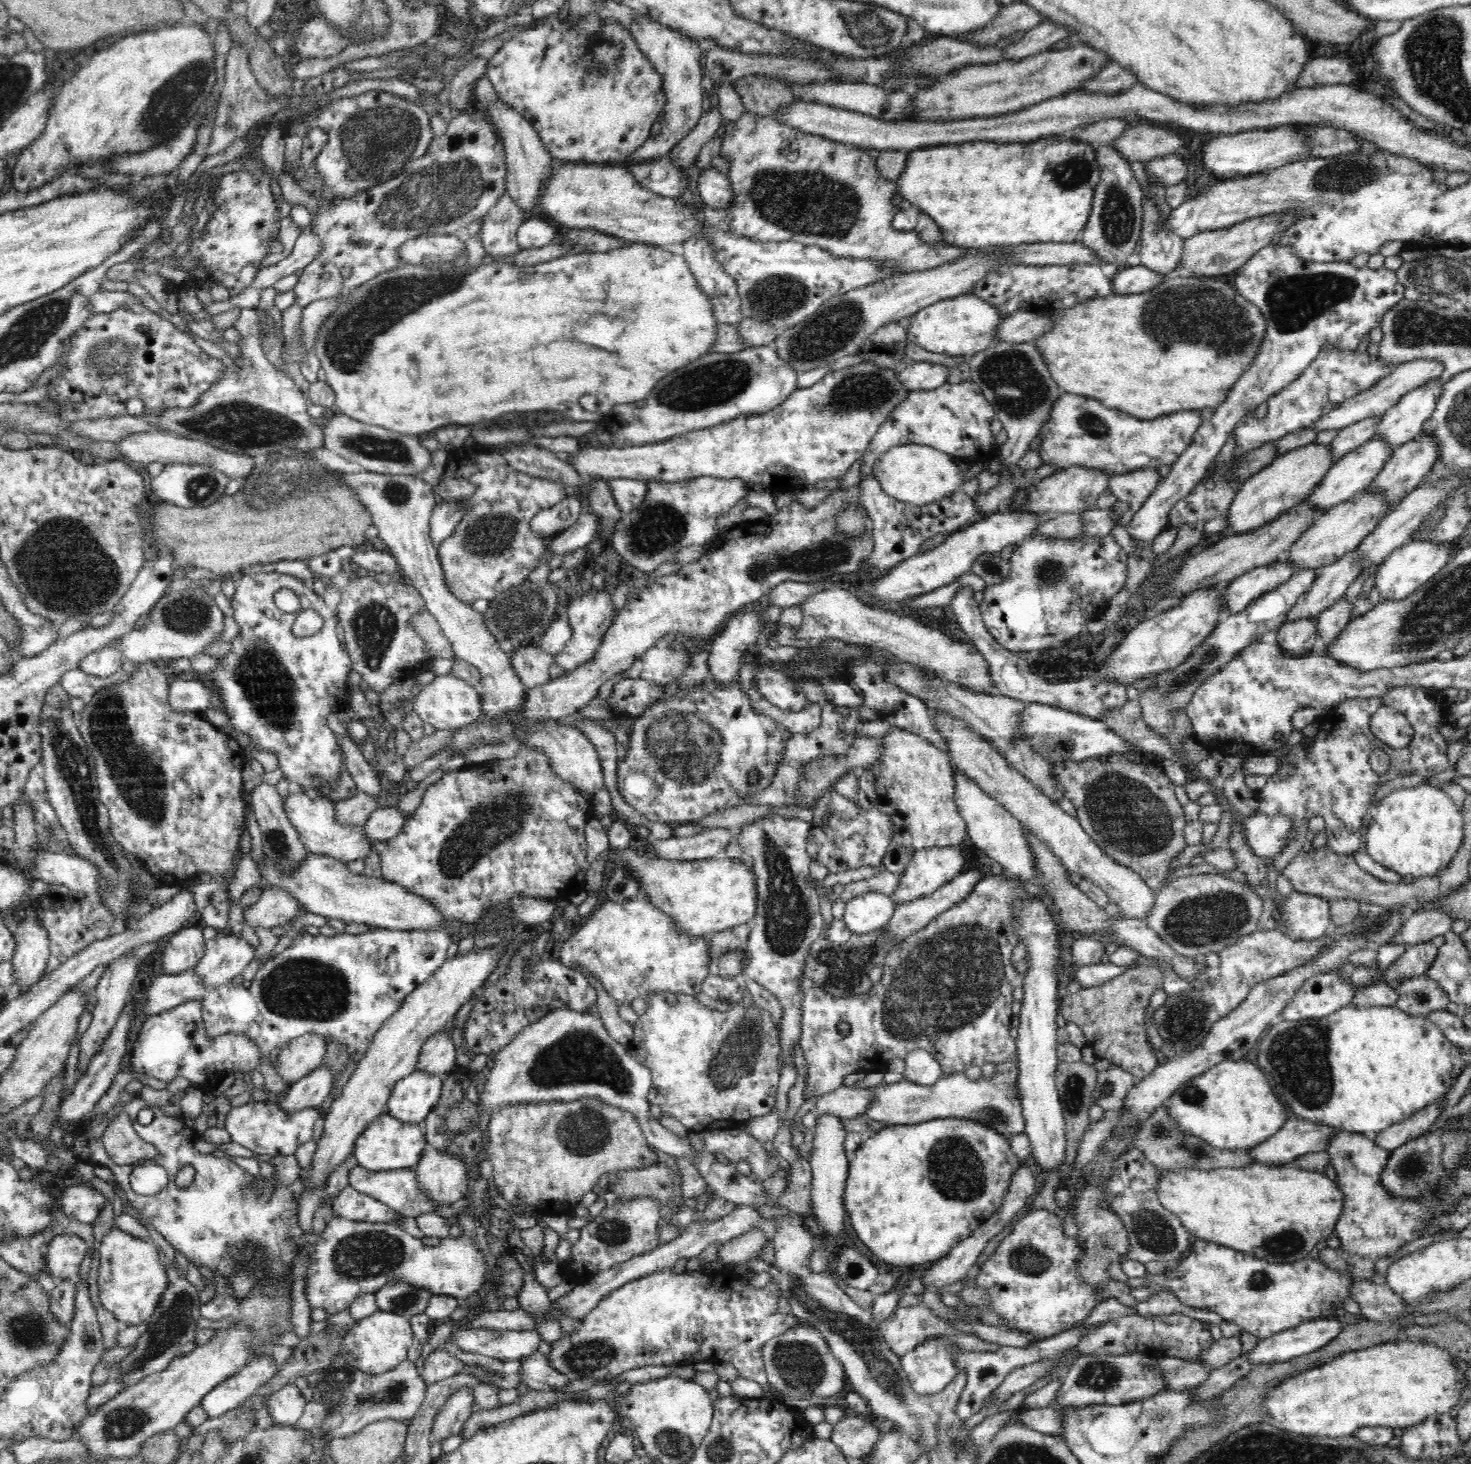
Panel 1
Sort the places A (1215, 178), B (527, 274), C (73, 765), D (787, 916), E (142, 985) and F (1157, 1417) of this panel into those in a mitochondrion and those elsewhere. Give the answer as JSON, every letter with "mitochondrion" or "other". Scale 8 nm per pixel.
{"A":"other","B":"mitochondrion","C":"mitochondrion","D":"mitochondrion","E":"other","F":"mitochondrion"}

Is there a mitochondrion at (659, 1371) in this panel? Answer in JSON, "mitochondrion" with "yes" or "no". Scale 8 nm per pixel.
{"mitochondrion":"no"}

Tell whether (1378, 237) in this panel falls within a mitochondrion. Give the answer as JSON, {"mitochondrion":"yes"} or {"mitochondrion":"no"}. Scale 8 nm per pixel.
{"mitochondrion":"no"}

